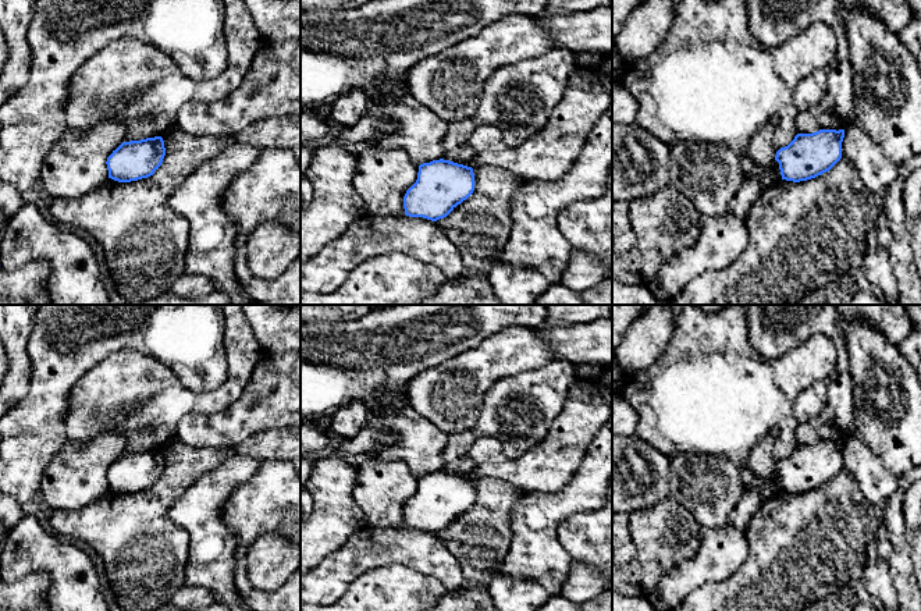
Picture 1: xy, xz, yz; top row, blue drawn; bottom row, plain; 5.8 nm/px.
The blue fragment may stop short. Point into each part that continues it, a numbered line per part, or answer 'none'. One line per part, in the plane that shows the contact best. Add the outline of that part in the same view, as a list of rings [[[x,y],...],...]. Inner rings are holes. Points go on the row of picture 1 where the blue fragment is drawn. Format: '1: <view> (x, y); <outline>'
none

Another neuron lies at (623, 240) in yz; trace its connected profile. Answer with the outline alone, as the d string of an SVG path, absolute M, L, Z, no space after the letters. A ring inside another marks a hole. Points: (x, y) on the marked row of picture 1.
M612 202L612 252L623 255L634 245L636 235L629 220L629 202Z

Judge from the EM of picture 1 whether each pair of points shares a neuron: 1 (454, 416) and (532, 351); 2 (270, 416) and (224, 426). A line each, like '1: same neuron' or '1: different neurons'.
1: same neuron
2: same neuron

